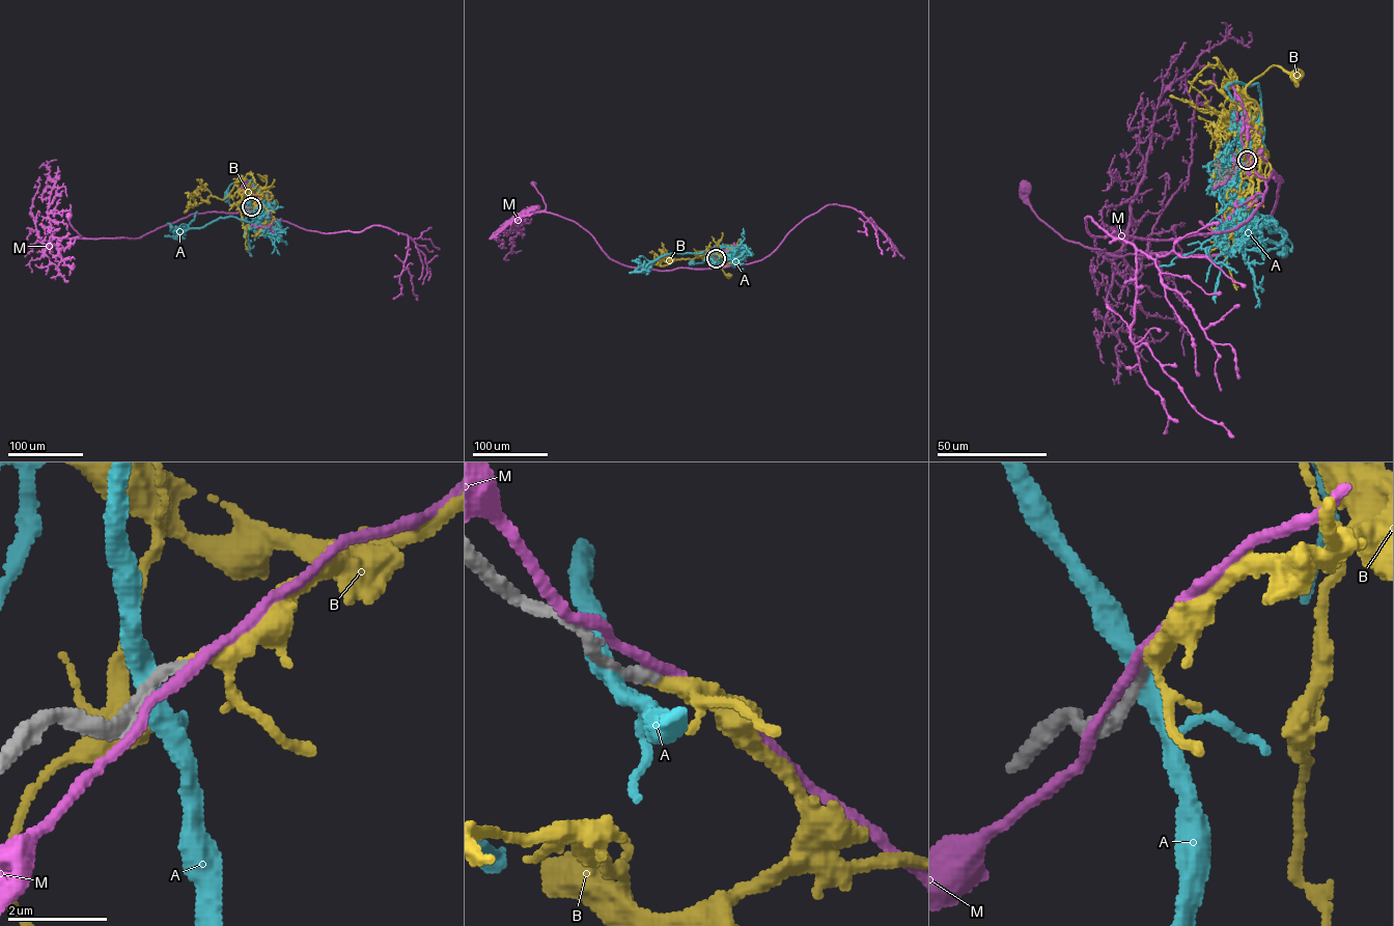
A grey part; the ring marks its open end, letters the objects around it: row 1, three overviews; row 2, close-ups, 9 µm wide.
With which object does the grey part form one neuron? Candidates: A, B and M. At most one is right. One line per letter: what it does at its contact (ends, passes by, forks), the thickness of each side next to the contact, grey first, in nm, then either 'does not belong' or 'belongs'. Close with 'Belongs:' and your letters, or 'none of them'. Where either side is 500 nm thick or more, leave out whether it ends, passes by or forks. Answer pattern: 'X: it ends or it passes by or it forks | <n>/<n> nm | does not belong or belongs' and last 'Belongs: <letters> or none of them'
A: it passes by | 340/400 nm | does not belong
B: it passes by | 280/200 nm | belongs
M: it passes by | 280/220 nm | does not belong
Belongs: B

